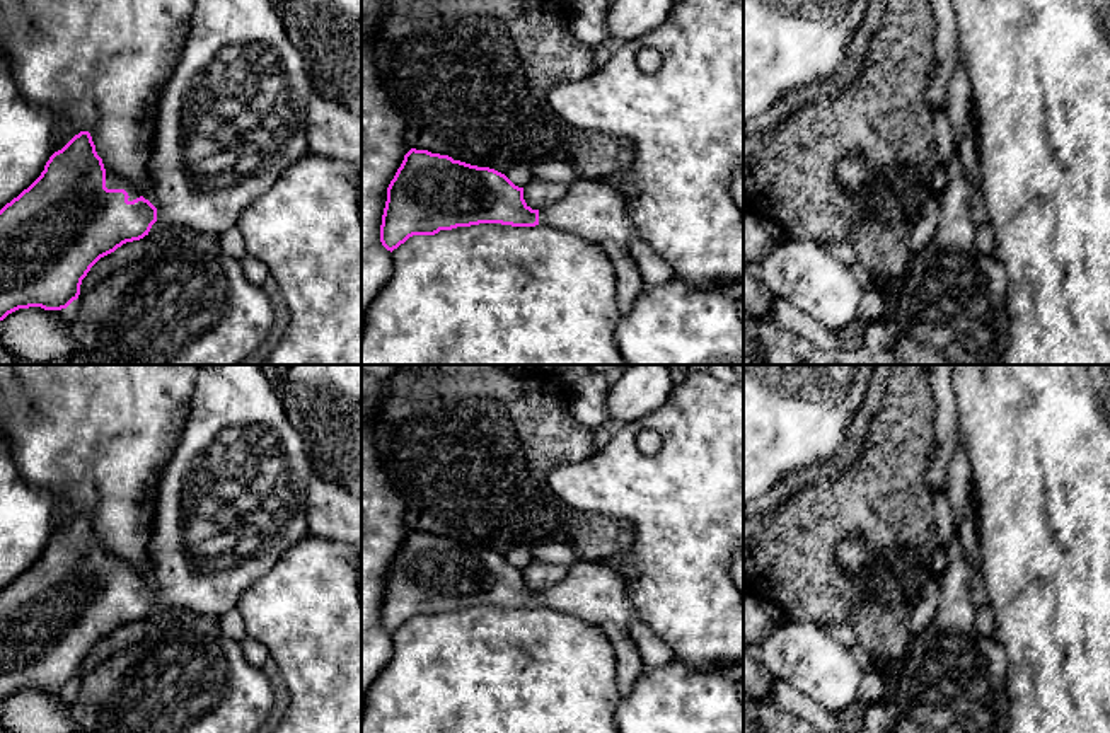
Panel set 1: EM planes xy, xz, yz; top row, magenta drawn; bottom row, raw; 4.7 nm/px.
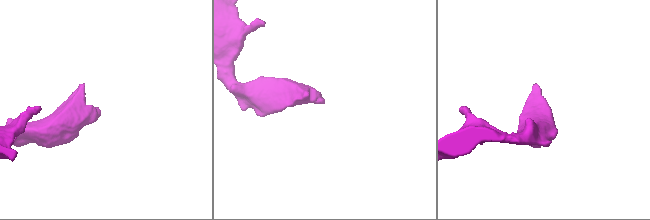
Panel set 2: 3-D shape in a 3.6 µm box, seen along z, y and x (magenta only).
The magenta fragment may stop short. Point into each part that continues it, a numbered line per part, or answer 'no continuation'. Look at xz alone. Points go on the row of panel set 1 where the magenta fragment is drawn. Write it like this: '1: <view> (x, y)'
1: xz (592, 210)

